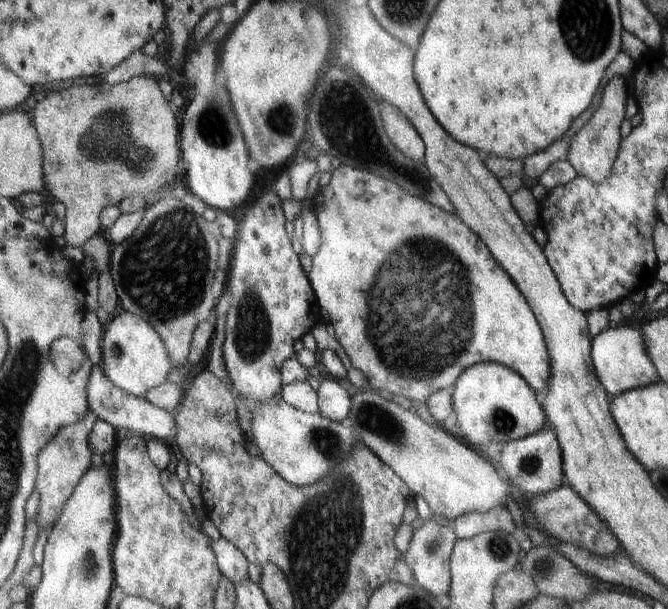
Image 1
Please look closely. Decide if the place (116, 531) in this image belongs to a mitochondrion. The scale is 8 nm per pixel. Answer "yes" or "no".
no

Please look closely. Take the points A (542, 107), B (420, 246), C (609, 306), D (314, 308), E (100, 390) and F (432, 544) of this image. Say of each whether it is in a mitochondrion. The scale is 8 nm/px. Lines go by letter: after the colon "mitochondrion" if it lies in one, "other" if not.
A: other
B: mitochondrion
C: other
D: other
E: other
F: mitochondrion

